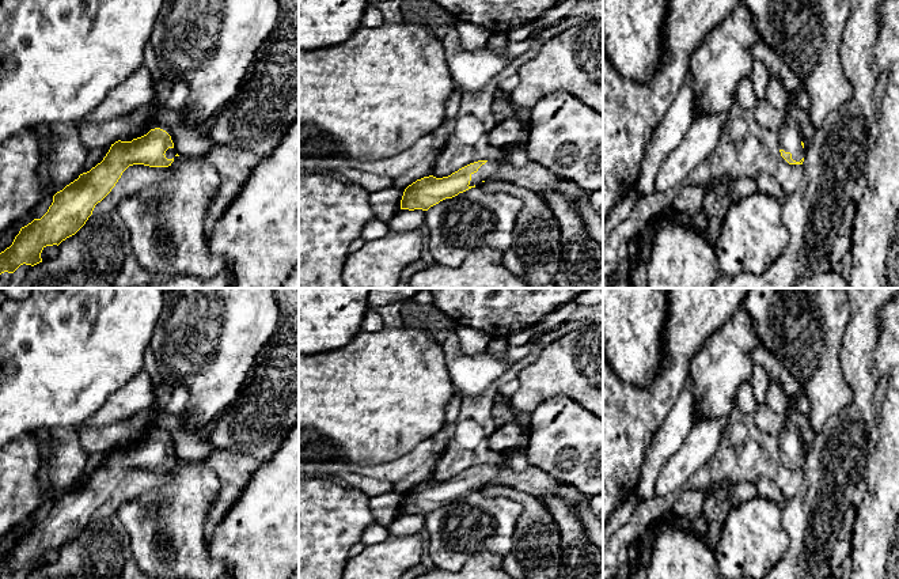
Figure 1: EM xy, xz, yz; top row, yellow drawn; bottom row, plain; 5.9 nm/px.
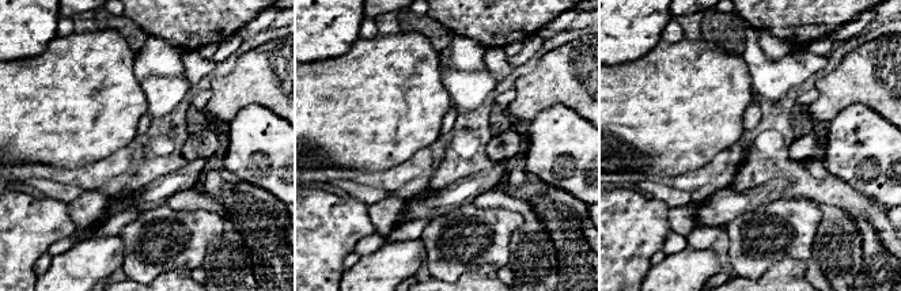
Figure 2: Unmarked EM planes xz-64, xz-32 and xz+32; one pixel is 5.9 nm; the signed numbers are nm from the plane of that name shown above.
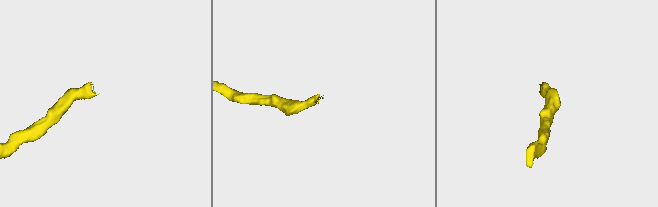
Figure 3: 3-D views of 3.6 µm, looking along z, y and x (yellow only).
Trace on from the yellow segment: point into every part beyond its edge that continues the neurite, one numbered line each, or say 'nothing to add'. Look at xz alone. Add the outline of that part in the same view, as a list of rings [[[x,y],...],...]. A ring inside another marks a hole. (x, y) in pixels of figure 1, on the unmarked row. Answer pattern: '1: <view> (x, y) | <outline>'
1: xz (489, 472) | [[[488,465],[482,469],[477,477],[471,478],[471,485],[469,491],[479,491],[483,485],[486,485],[497,473],[496,465]]]

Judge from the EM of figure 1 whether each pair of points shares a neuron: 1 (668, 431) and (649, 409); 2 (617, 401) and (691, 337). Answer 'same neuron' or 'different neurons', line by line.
1: different neurons
2: same neuron

